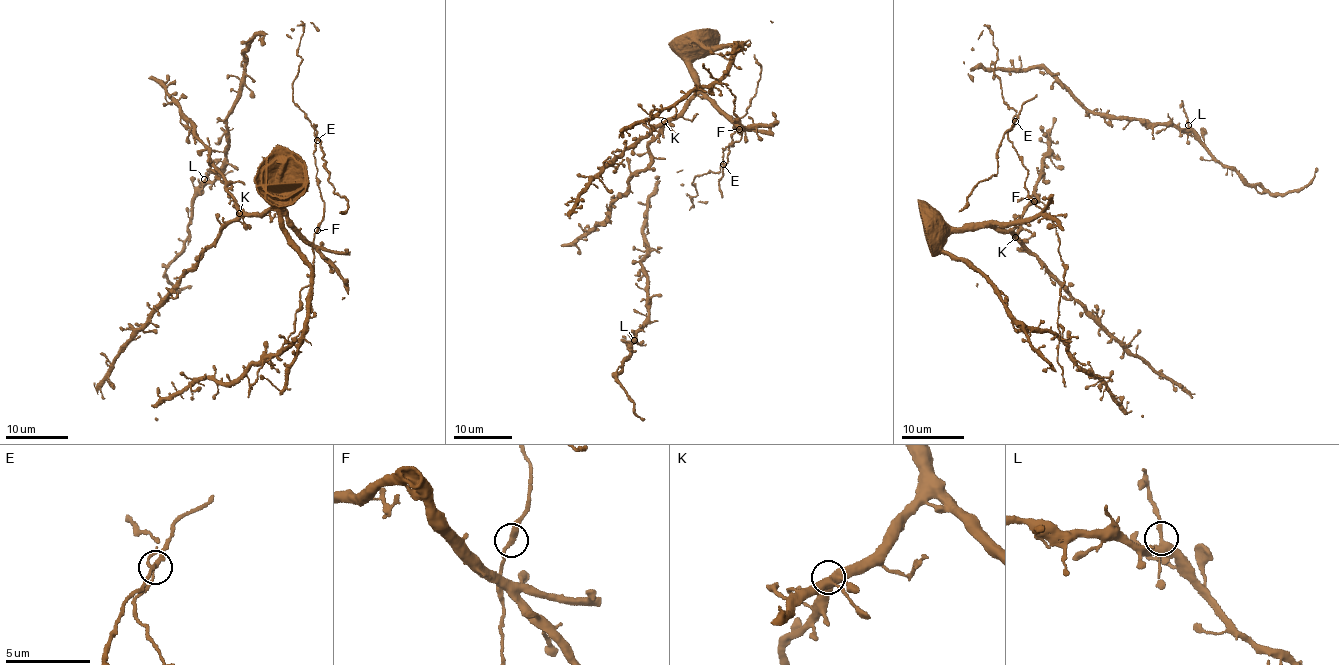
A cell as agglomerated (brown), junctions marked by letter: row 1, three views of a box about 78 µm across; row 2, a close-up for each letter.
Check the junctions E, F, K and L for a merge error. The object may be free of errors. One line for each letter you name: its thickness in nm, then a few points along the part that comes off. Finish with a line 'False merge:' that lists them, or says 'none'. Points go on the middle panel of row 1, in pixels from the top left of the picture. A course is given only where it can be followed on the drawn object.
E: 240 nm | (723, 164), (735, 127), (747, 111), (760, 78), (761, 69), (754, 54)
False merge: E

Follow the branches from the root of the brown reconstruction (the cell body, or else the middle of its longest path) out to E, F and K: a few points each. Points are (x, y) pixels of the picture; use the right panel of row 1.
E: (1001, 88), (1004, 104), (1016, 111), (1015, 121)
F: (1001, 88), (1004, 104), (1016, 111), (1008, 140), (1028, 170), (1025, 190), (1034, 201)
K: (1001, 88), (1004, 104), (1016, 111), (1008, 140), (1028, 170), (1025, 190), (1044, 212), (992, 225), (1015, 237)

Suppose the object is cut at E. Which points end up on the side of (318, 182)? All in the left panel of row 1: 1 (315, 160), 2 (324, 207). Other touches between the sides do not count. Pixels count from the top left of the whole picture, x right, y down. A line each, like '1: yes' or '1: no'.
1: yes
2: yes

